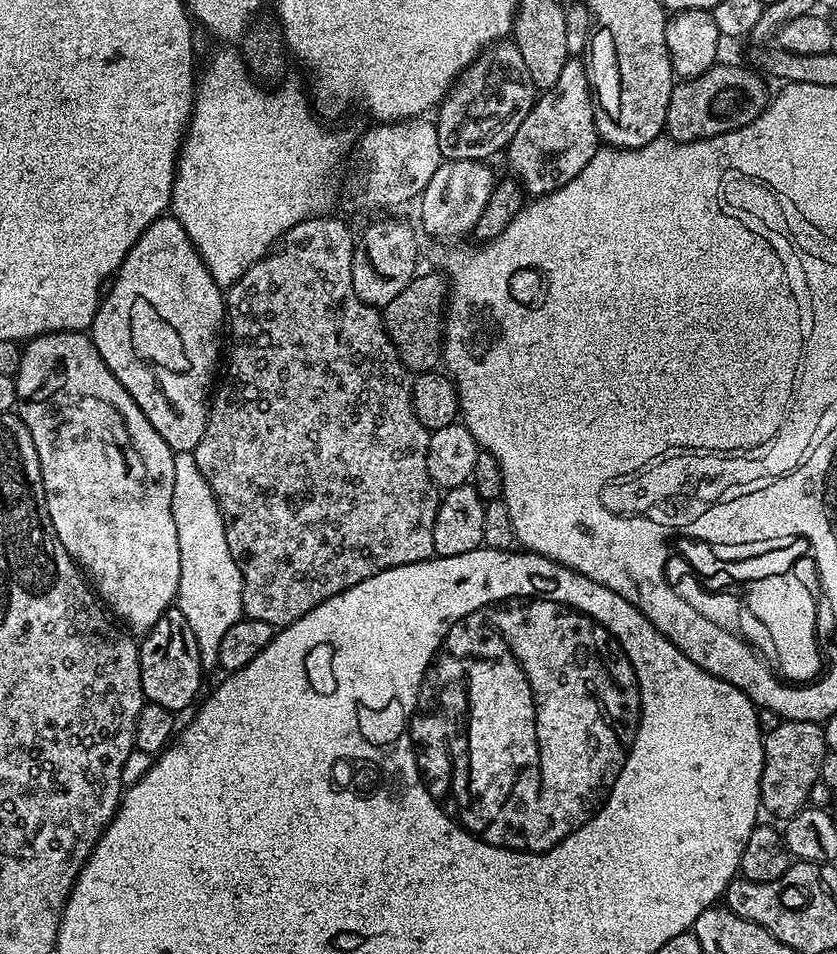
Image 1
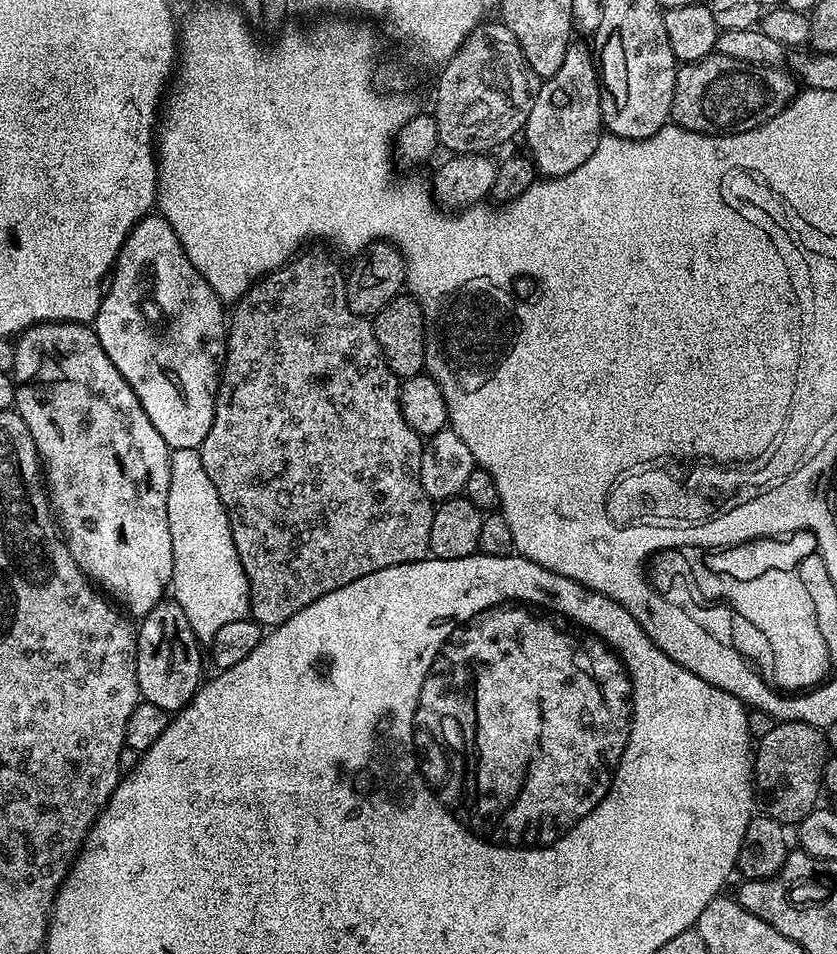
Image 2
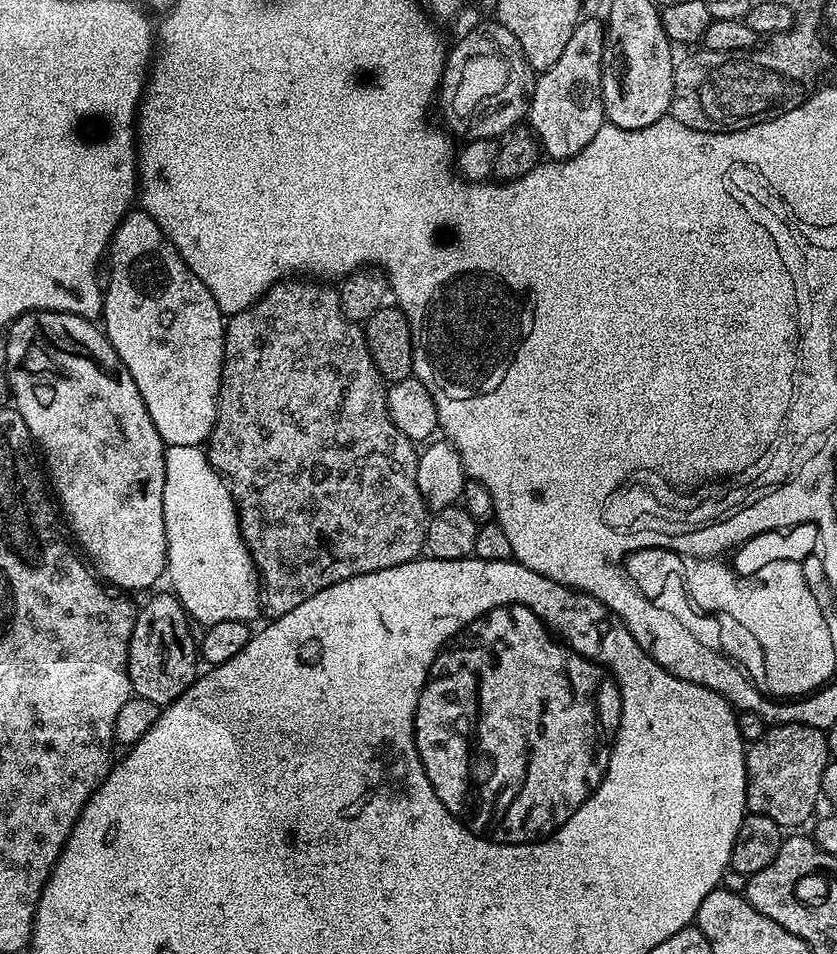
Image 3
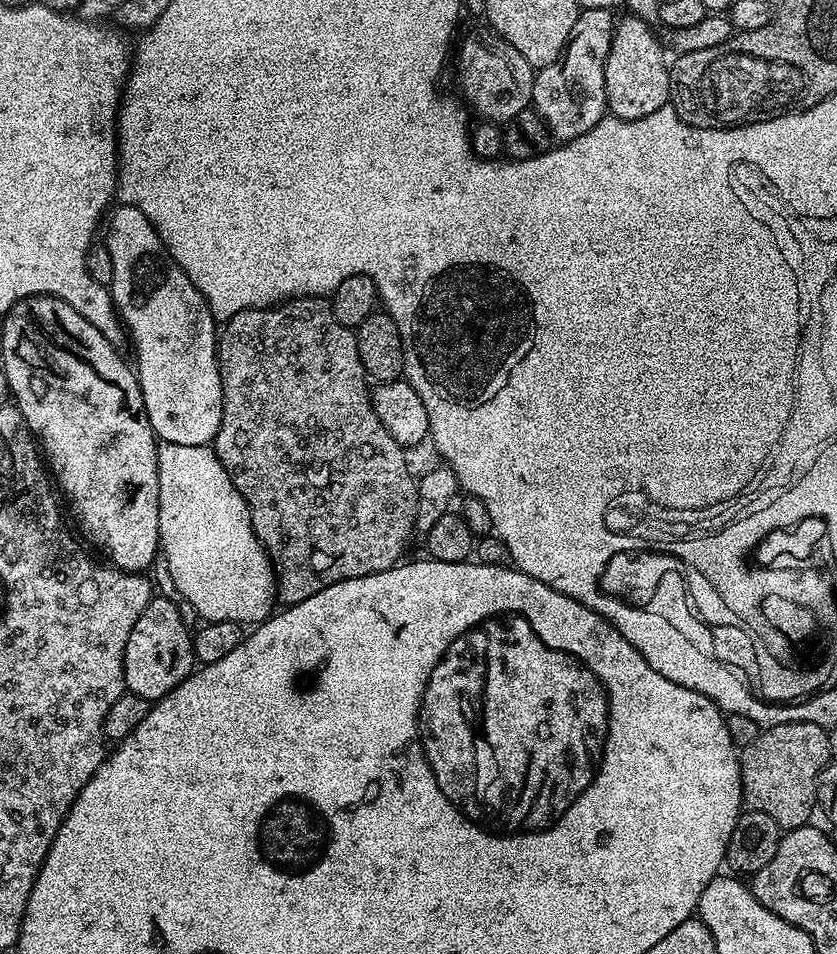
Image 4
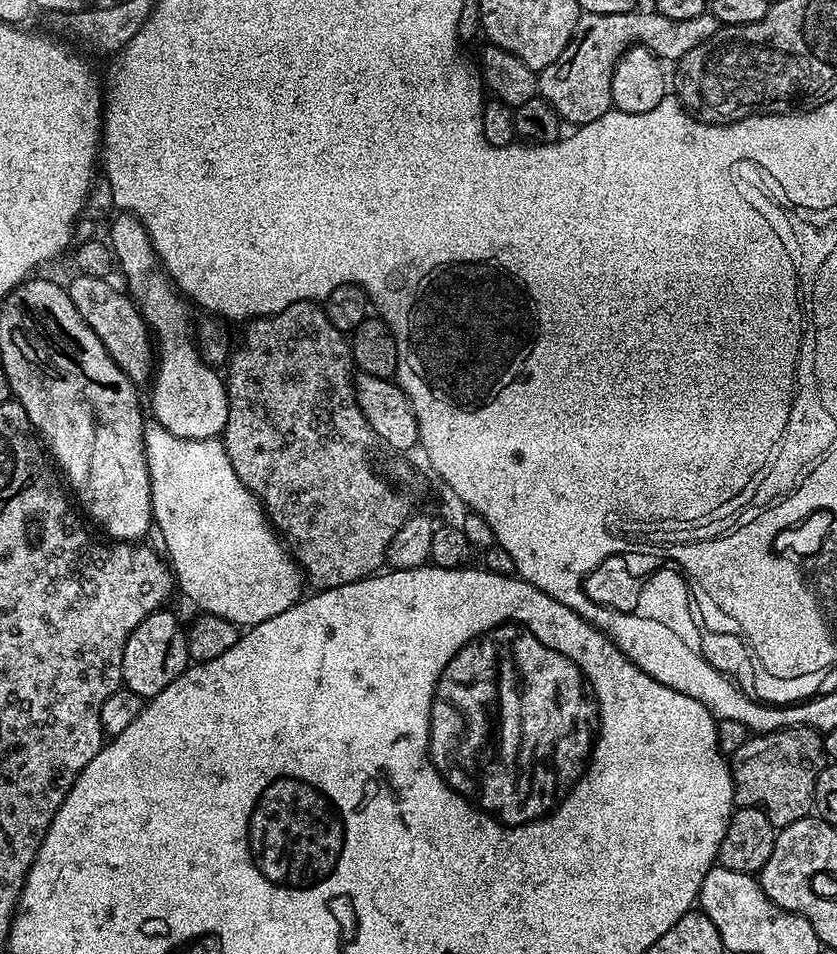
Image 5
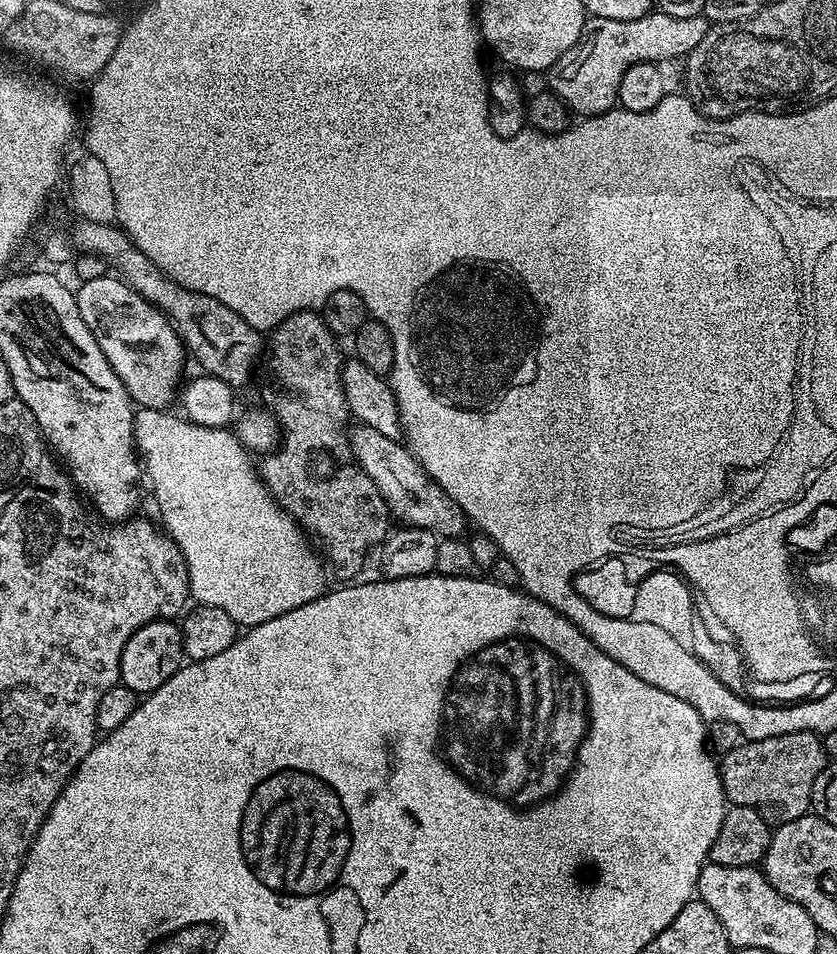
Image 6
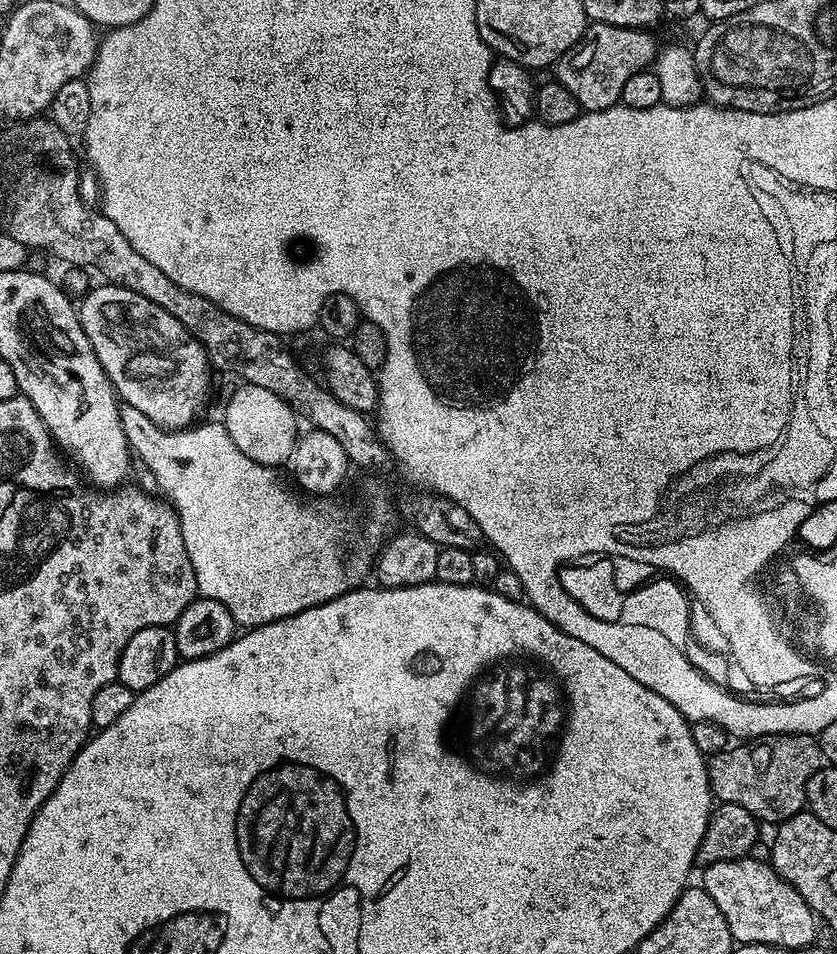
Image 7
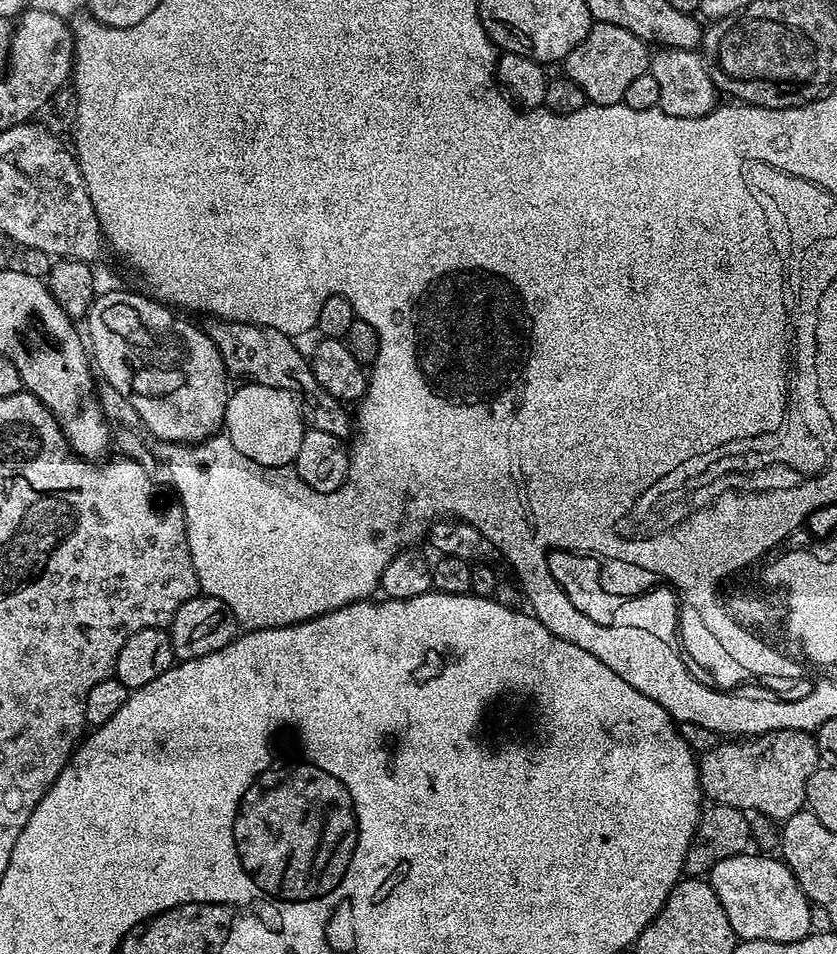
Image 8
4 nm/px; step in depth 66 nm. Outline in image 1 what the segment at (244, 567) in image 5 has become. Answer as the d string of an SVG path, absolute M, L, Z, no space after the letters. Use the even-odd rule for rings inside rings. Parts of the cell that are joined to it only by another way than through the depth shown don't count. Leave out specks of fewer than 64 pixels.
M177 452L174 455L174 526L178 530L178 554L180 555L180 577L176 591L175 607L190 622L190 630L194 630L194 642L198 642L200 651L200 667L208 670L217 667L218 645L222 642L222 634L234 626L244 616L242 606L242 574L230 554L230 546L226 546L226 530L224 519L220 513L220 502L214 498L206 478L202 478L202 470L198 470L198 462L192 452Z

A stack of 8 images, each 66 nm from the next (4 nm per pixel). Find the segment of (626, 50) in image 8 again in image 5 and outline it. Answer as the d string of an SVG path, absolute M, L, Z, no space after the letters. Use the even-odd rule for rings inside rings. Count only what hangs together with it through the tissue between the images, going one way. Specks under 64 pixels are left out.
M633 10L622 14L594 14L584 12L572 35L572 40L558 54L550 66L539 69L539 99L545 100L568 126L579 126L602 118L613 107L612 83L614 70L627 48L649 48L661 61L679 62L694 46L706 42L721 25L711 10L698 14L698 18L686 18L686 22L674 22L662 18L654 10Z

